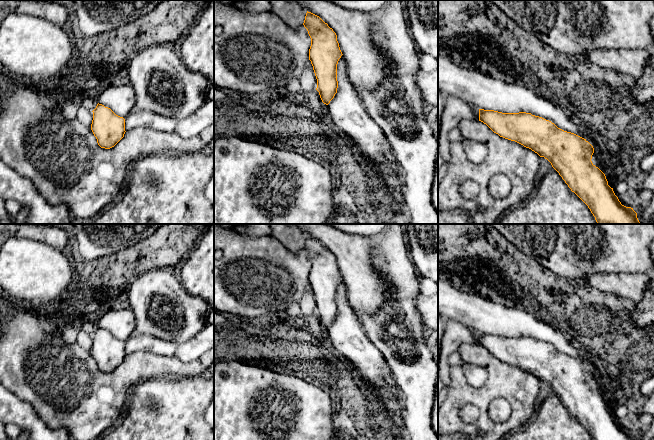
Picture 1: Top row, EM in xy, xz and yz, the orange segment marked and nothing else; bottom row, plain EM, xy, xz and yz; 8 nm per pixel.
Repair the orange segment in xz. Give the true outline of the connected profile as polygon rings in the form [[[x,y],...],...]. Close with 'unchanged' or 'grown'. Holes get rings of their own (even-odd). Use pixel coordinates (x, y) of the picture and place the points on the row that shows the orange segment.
[[[308,12],[303,23],[311,38],[309,60],[317,79],[317,88],[326,105],[337,93],[337,64],[343,55],[337,35],[319,16]]]; unchanged

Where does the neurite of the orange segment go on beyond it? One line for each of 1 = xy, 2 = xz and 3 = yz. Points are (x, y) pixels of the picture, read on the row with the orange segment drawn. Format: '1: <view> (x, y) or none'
1: none
2: none
3: none

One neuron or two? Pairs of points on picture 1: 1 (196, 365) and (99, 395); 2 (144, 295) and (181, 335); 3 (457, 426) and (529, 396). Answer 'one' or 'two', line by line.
1: one
2: one
3: one

